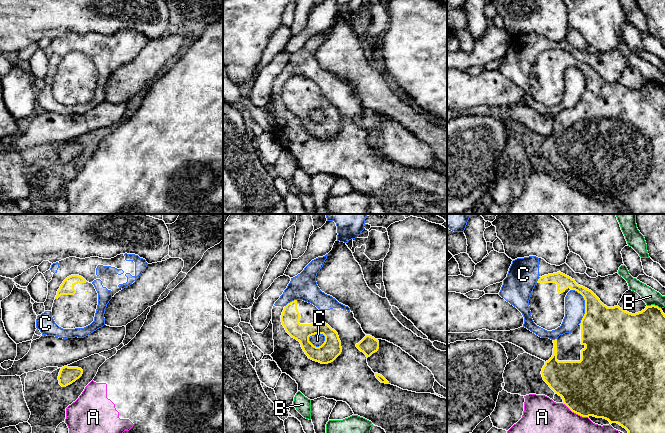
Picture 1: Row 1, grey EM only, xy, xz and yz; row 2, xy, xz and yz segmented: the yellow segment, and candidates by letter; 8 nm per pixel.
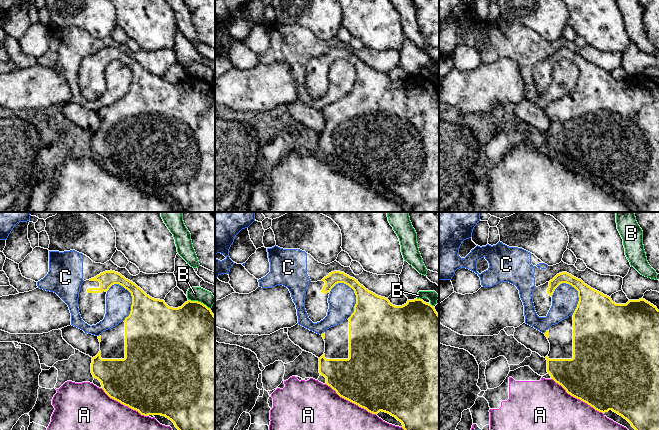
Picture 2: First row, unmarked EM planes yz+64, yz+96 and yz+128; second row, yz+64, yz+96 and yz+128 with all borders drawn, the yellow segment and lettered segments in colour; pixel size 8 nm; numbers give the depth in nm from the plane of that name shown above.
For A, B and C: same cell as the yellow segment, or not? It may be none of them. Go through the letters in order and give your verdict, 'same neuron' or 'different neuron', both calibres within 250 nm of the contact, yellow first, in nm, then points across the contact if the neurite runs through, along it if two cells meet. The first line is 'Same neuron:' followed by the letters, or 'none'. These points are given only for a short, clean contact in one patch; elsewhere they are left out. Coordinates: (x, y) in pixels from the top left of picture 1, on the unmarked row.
Same neuron: none
A: different neuron; calibres 460 and 480 nm
B: different neuron; calibres 360 and 130 nm
C: different neuron; calibres 160 and 100 nm

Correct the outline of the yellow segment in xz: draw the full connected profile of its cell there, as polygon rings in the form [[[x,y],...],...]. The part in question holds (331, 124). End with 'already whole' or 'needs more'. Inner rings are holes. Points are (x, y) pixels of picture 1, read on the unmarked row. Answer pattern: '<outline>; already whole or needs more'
[[[303,76],[288,79],[282,88],[281,98],[286,108],[300,118],[309,135],[321,140],[333,138],[342,128],[338,109],[322,95],[319,85]],[[315,110],[325,112],[324,119],[316,123],[309,113]]]; needs more

